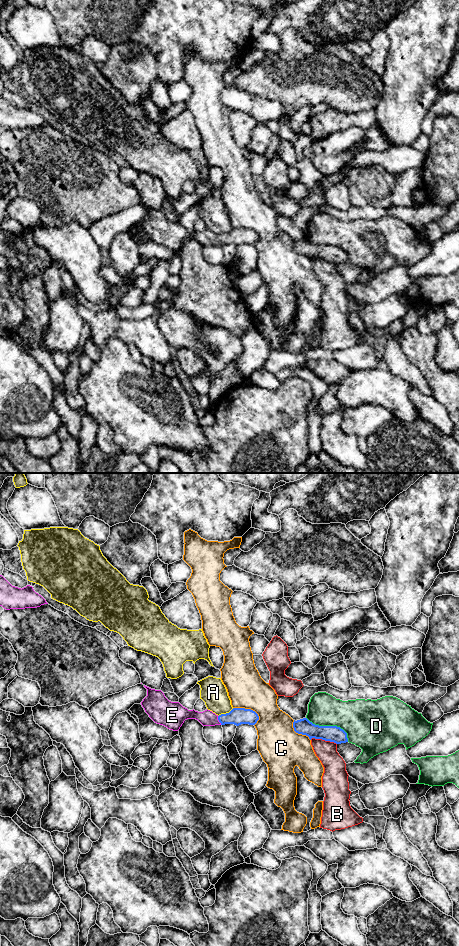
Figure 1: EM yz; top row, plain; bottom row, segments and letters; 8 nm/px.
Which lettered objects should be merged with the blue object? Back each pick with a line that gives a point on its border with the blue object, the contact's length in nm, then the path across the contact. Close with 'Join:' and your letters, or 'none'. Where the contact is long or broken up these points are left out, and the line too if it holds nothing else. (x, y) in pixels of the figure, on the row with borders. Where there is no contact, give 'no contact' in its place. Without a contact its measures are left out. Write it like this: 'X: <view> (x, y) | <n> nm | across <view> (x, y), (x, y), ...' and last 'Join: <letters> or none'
E: yz (218, 719) | 80 nm | across yz (237, 716), (218, 719), (207, 718)
Join: E

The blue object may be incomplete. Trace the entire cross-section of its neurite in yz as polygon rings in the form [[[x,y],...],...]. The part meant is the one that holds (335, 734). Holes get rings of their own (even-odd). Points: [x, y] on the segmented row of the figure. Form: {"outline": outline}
{"outline": [[[303,718],[293,722],[294,731],[298,734],[306,735],[311,740],[322,739],[336,744],[348,742],[347,733],[337,726],[319,726]]]}

